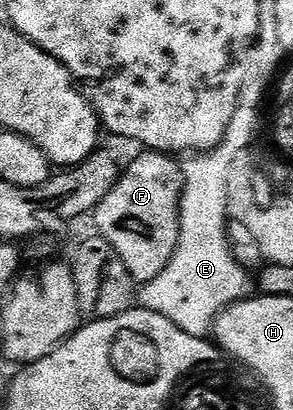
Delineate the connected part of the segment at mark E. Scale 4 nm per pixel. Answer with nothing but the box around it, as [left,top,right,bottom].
[139,154,251,338]

